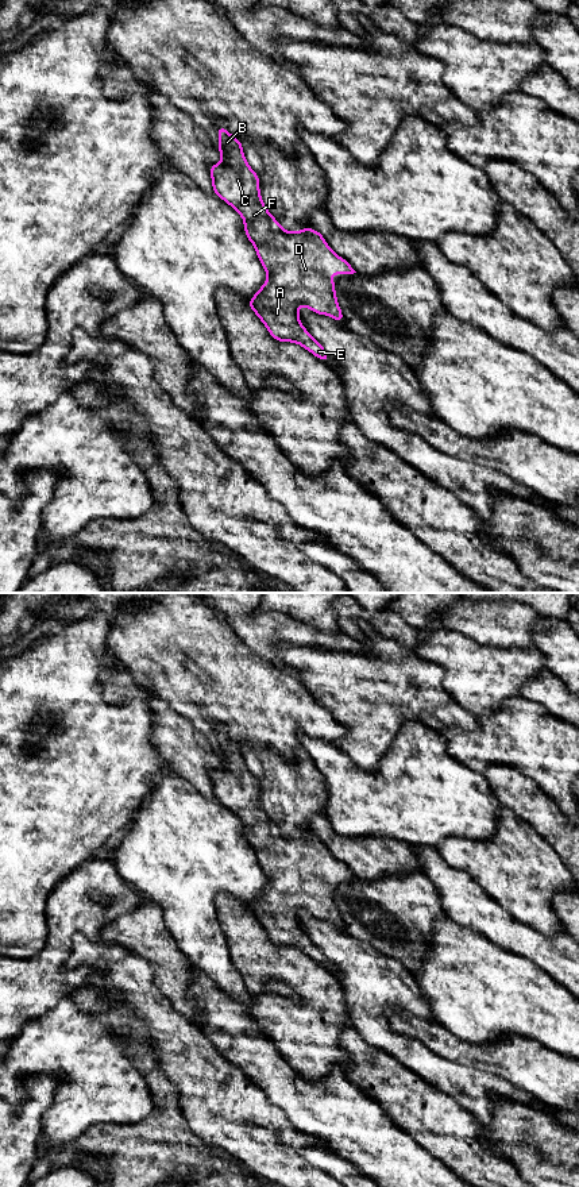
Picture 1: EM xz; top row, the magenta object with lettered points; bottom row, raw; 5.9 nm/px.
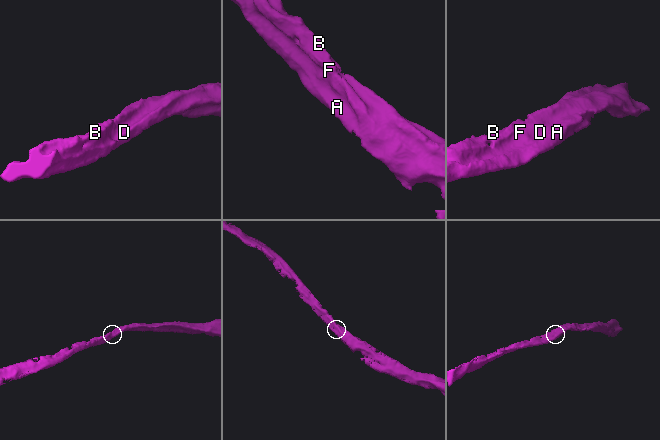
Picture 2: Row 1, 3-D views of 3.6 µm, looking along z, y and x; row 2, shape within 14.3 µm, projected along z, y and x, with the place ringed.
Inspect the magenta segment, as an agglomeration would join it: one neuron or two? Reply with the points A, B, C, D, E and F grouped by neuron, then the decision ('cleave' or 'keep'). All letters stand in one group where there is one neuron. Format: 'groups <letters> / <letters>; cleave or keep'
groups A B C D E F; keep

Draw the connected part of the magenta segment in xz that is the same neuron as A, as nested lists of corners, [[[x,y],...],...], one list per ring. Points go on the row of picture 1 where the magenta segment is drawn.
[[[219,127],[217,134],[221,162],[209,167],[213,192],[243,217],[246,235],[269,274],[267,281],[250,300],[248,305],[275,340],[298,343],[319,359],[329,362],[324,347],[301,324],[298,308],[304,305],[319,315],[328,315],[337,321],[344,321],[335,294],[336,282],[329,275],[354,274],[356,271],[347,261],[336,255],[325,243],[323,235],[313,228],[302,228],[298,232],[283,230],[262,201],[259,178],[244,158],[240,140],[224,127]]]

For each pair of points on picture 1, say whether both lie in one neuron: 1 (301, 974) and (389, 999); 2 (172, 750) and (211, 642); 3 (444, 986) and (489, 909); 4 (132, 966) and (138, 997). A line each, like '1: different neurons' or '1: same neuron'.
1: different neurons
2: different neurons
3: different neurons
4: same neuron

